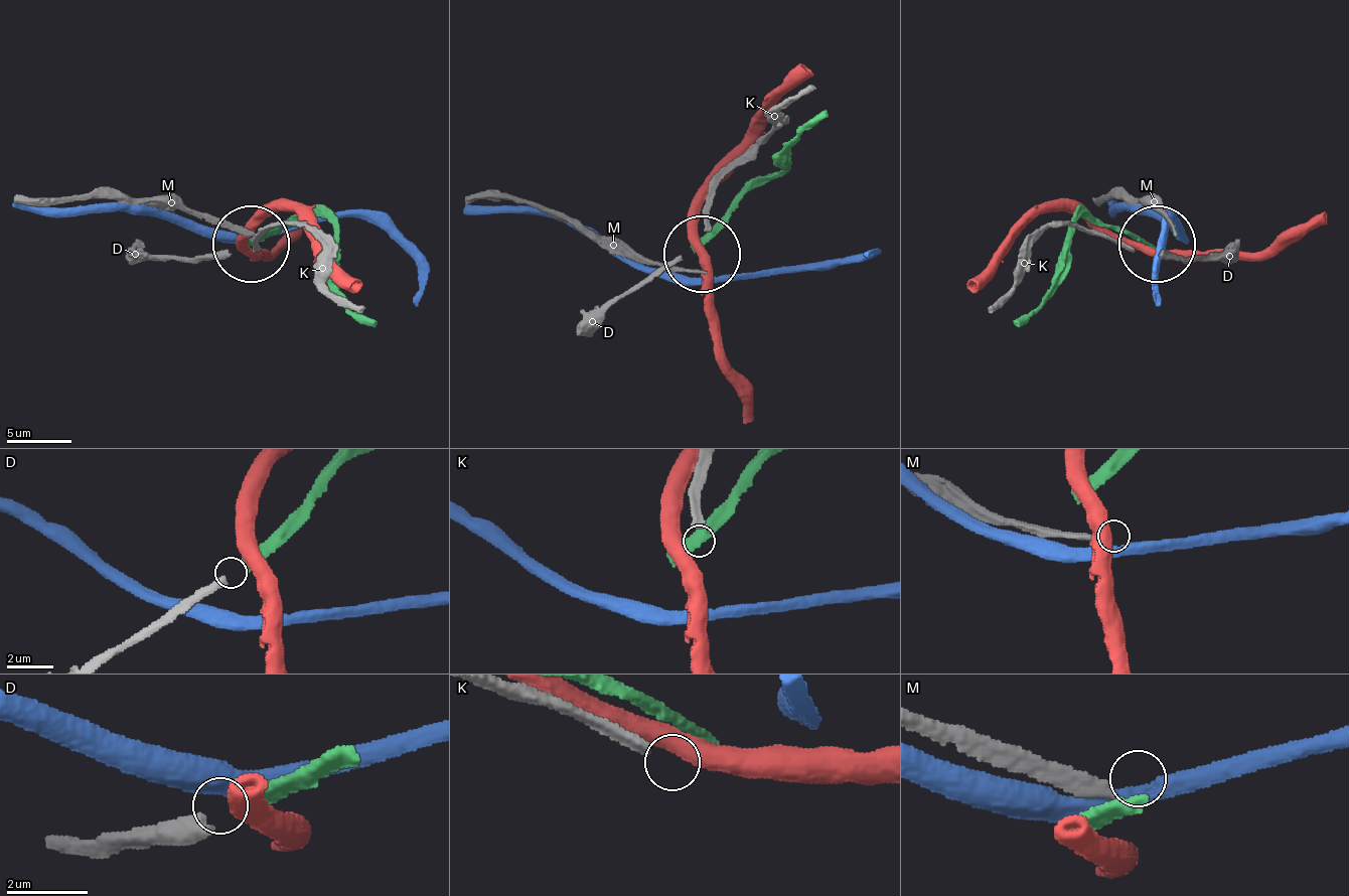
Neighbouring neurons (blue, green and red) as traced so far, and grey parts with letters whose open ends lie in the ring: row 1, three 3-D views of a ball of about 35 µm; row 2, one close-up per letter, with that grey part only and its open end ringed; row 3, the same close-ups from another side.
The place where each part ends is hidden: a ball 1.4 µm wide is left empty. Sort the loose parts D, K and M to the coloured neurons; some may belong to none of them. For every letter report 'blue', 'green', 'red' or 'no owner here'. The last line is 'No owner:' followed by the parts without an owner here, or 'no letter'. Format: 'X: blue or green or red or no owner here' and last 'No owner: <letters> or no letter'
D: green
K: no owner here
M: no owner here
No owner: K, M

